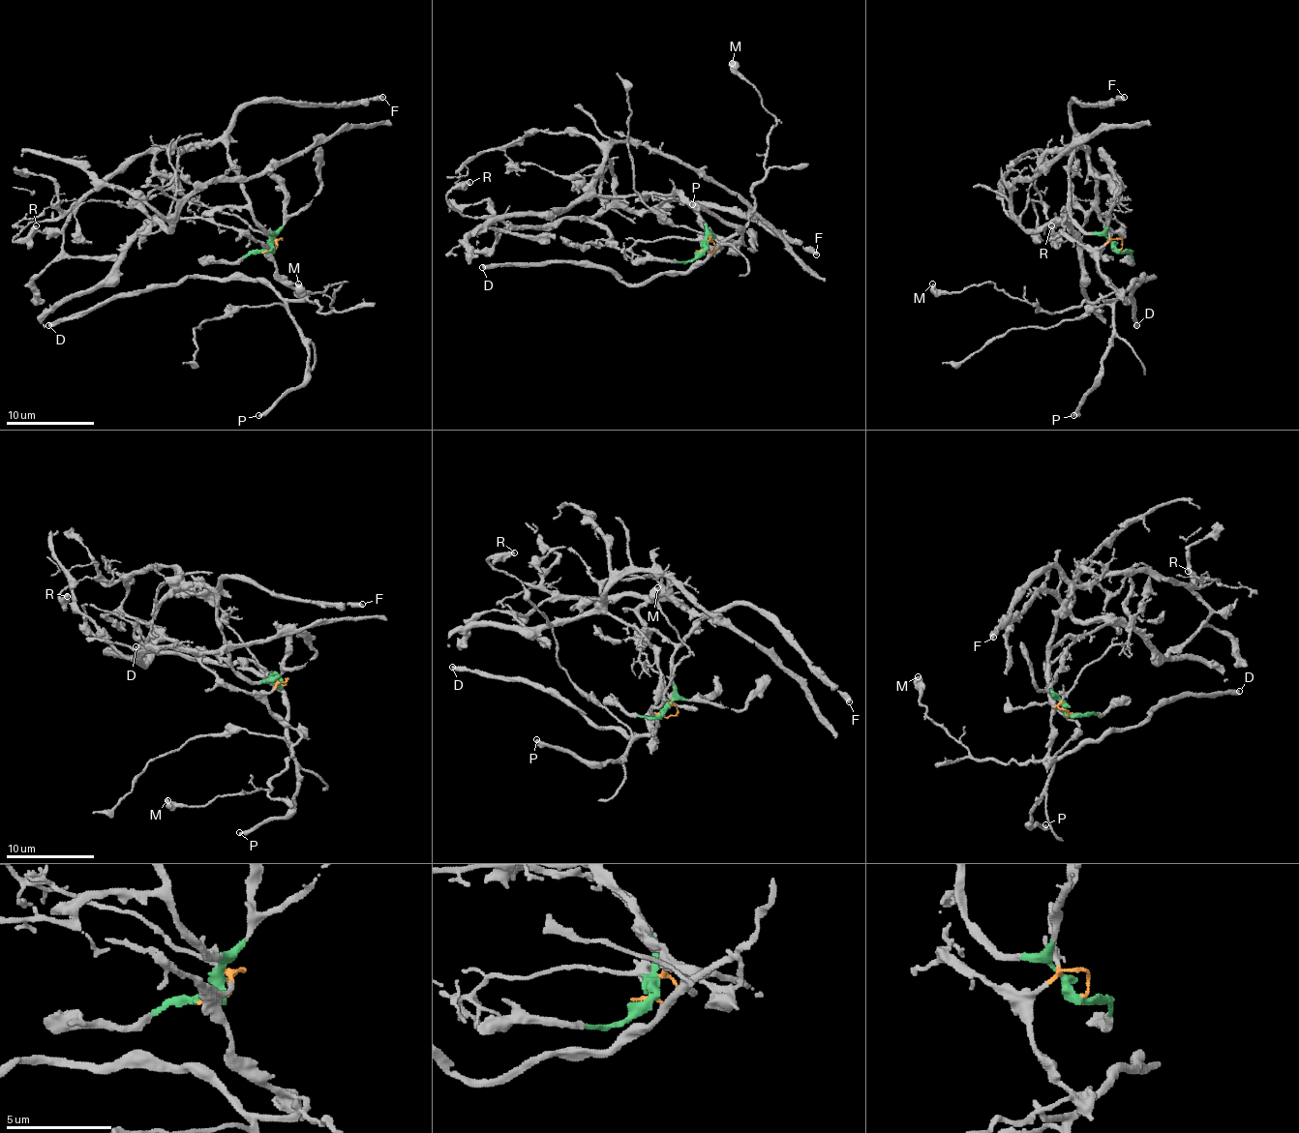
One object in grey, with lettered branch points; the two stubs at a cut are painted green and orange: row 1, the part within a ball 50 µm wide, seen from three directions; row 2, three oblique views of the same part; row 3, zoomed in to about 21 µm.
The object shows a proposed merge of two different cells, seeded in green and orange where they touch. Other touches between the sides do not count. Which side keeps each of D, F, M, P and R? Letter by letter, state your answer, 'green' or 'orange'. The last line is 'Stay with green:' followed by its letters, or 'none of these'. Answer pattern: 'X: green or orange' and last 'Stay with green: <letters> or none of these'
D: orange
F: green
M: orange
P: orange
R: green
Stay with green: F, R

